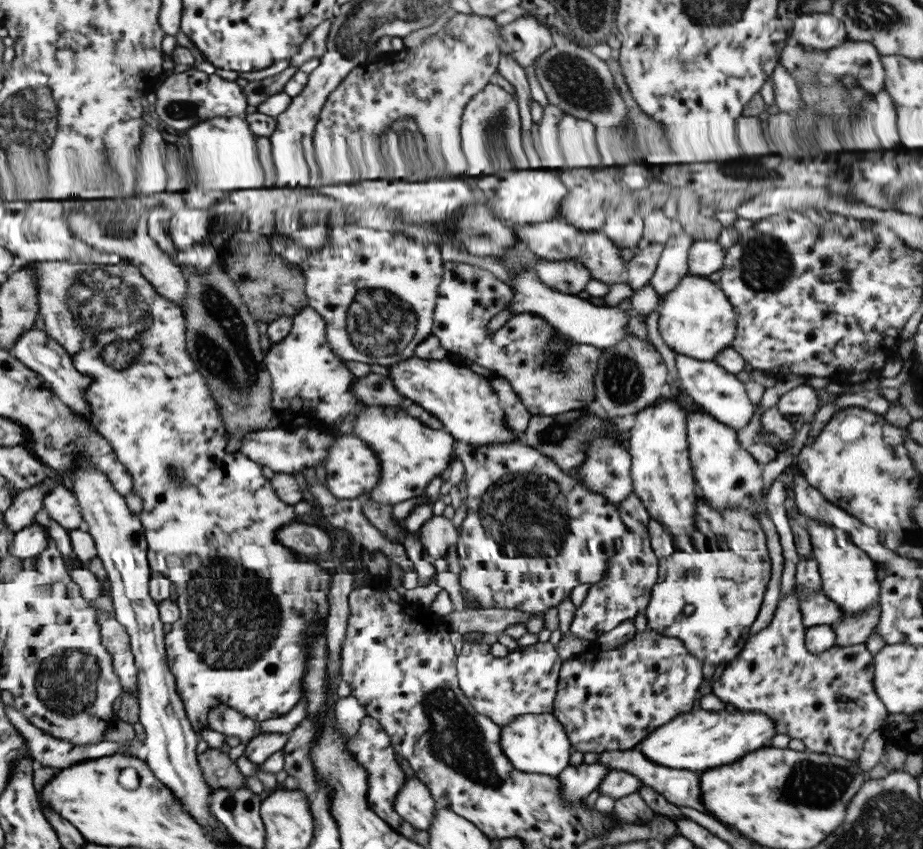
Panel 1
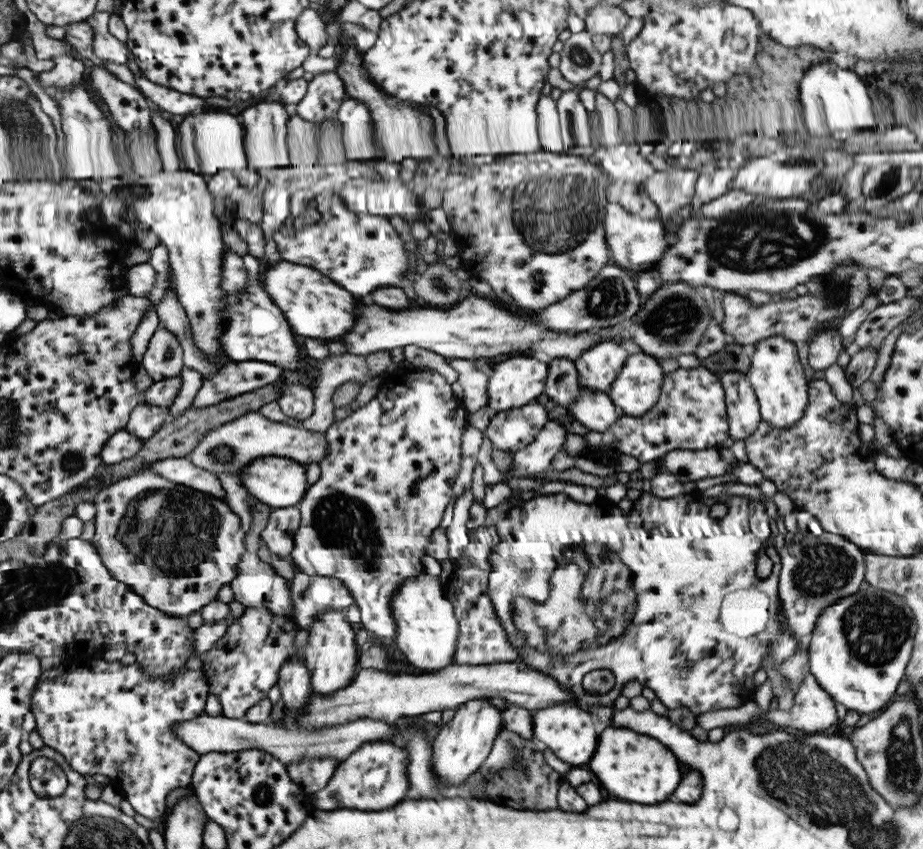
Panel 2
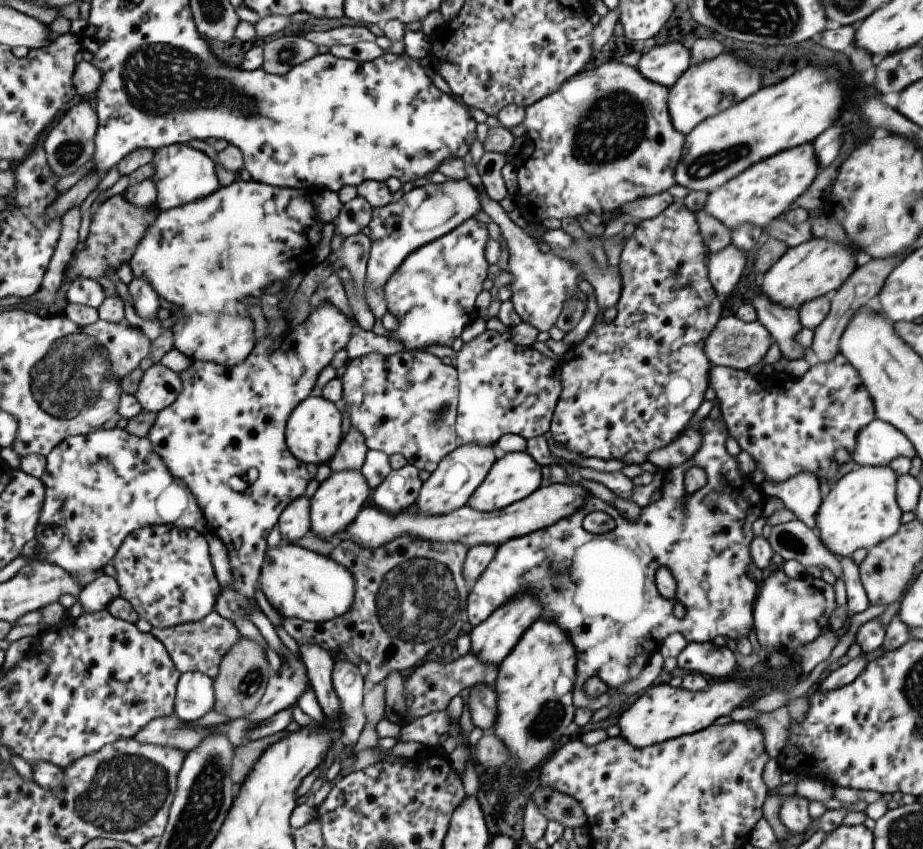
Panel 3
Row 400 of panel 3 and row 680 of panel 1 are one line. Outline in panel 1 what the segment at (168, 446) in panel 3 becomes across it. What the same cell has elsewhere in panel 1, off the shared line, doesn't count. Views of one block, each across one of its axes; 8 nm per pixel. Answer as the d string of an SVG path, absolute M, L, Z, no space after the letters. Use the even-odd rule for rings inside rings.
M45 260L45 262L27 262L27 264L23 264L23 269L31 271L35 275L34 283L39 291L37 292L37 311L38 316L41 316L41 320L43 320L43 331L65 350L75 370L89 380L84 391L85 400L90 406L88 423L111 445L116 459L125 466L132 478L134 493L137 493L142 500L141 511L137 516L144 530L148 569L151 573L161 573L175 586L177 598L174 603L178 606L179 618L164 634L164 647L166 663L169 672L173 675L176 693L183 701L189 725L196 734L201 731L203 726L206 726L207 711L215 705L225 705L238 711L256 724L288 714L301 696L302 676L308 661L306 638L309 633L312 633L318 622L326 618L328 611L326 594L329 588L330 573L313 561L308 561L309 557L285 548L276 541L274 534L277 529L289 525L295 520L305 520L295 516L293 506L285 504L277 498L270 481L263 477L260 464L249 460L238 450L226 451L227 433L220 419L217 403L213 400L205 380L193 367L192 358L189 358L185 348L182 310L173 306L163 296L159 296L153 290L151 283L147 282L135 267L129 264L99 265L95 268L95 265L89 264L63 264L63 262Z

